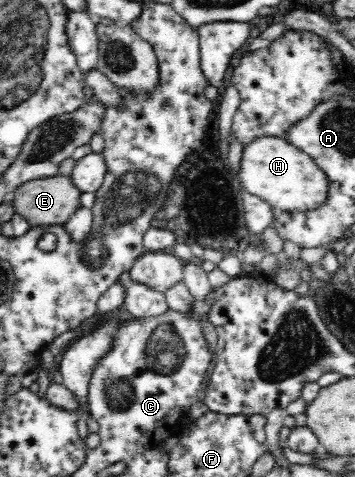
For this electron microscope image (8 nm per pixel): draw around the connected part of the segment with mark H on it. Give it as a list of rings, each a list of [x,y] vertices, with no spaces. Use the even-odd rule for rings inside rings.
[[[260,135],[242,143],[242,160],[236,177],[244,191],[264,199],[276,211],[314,210],[327,201],[326,174],[305,151],[284,137]]]

